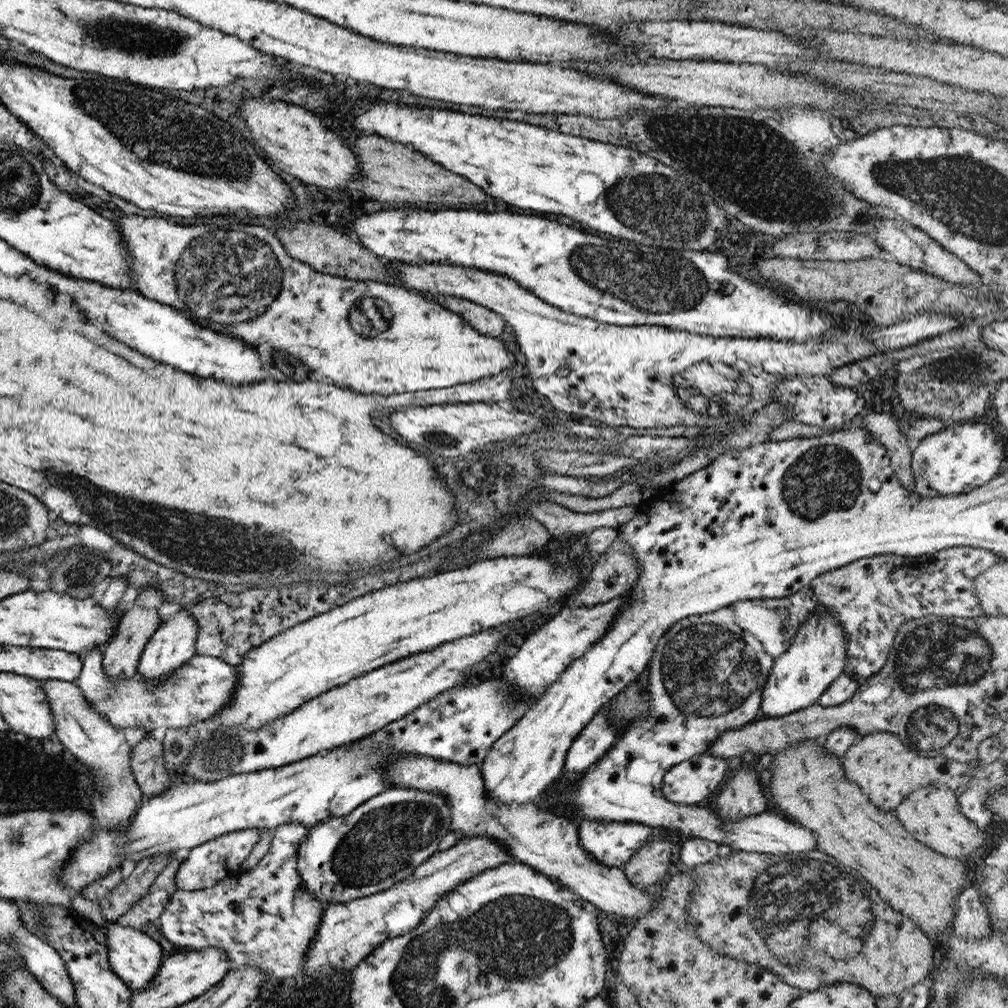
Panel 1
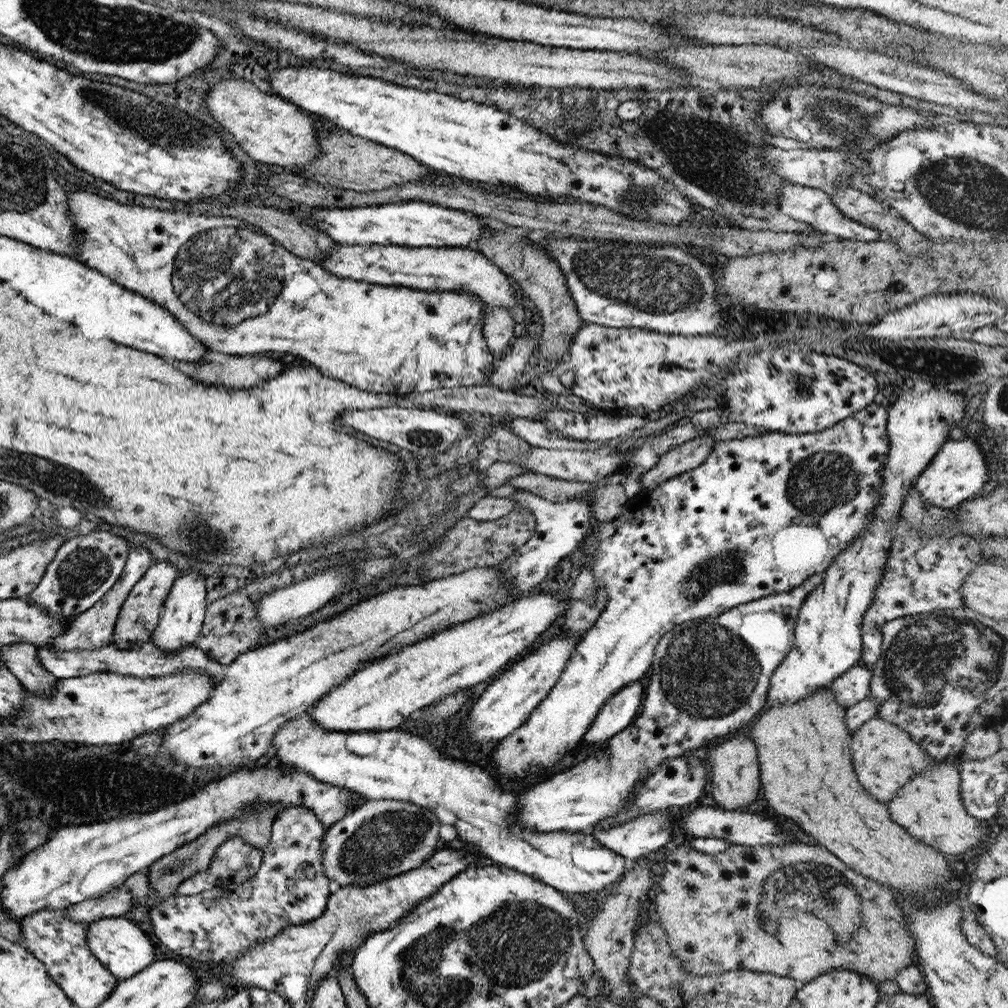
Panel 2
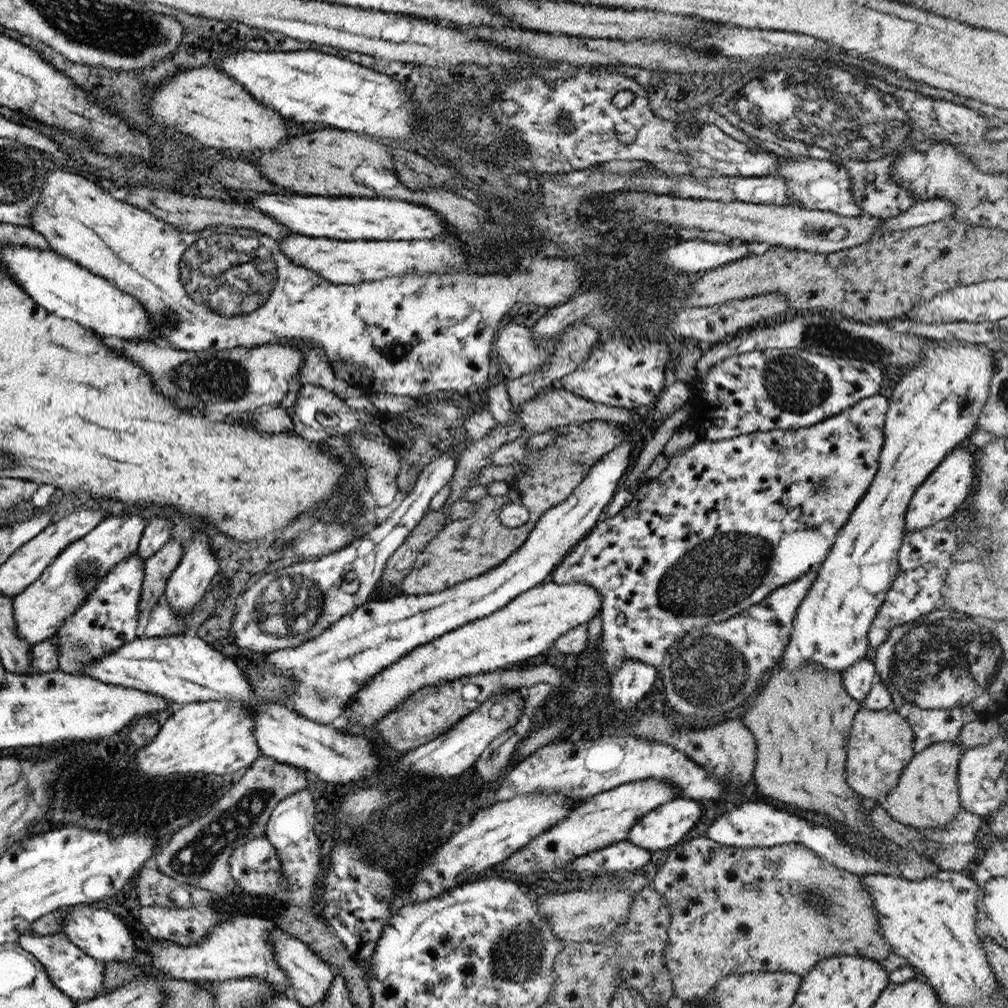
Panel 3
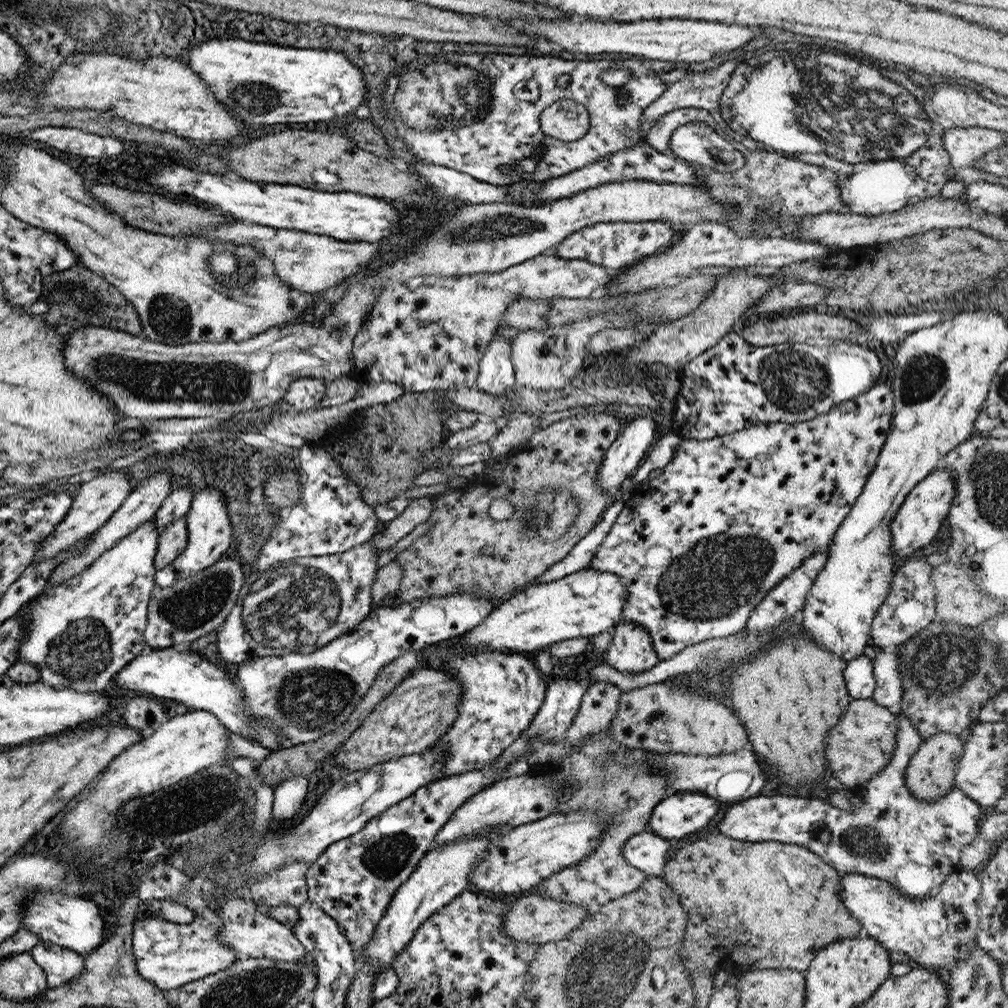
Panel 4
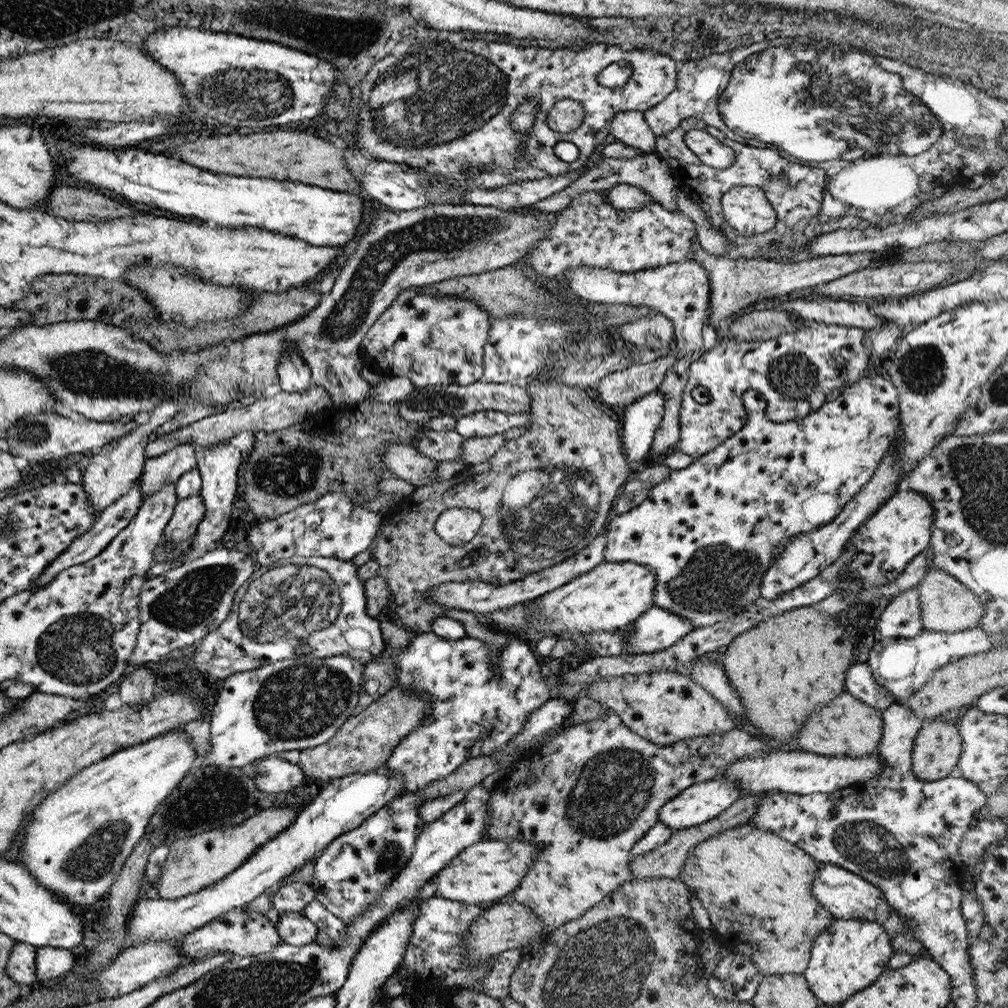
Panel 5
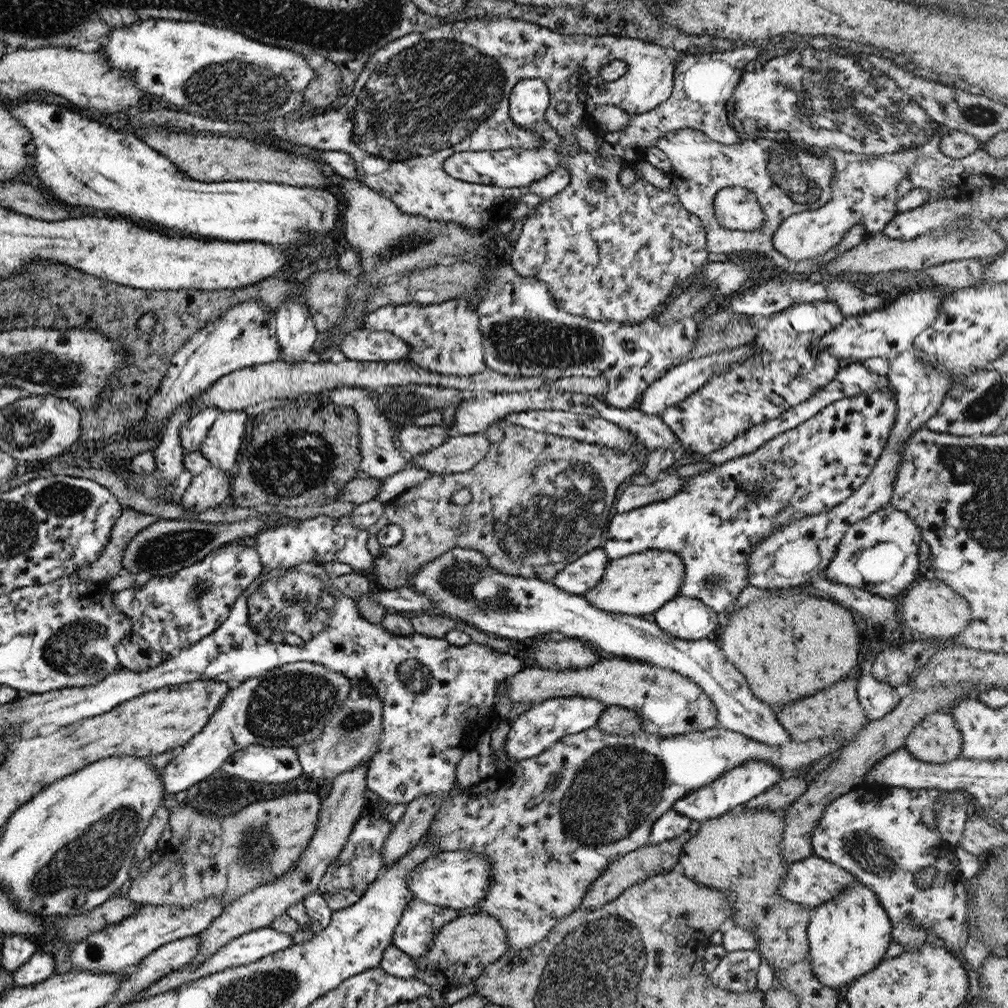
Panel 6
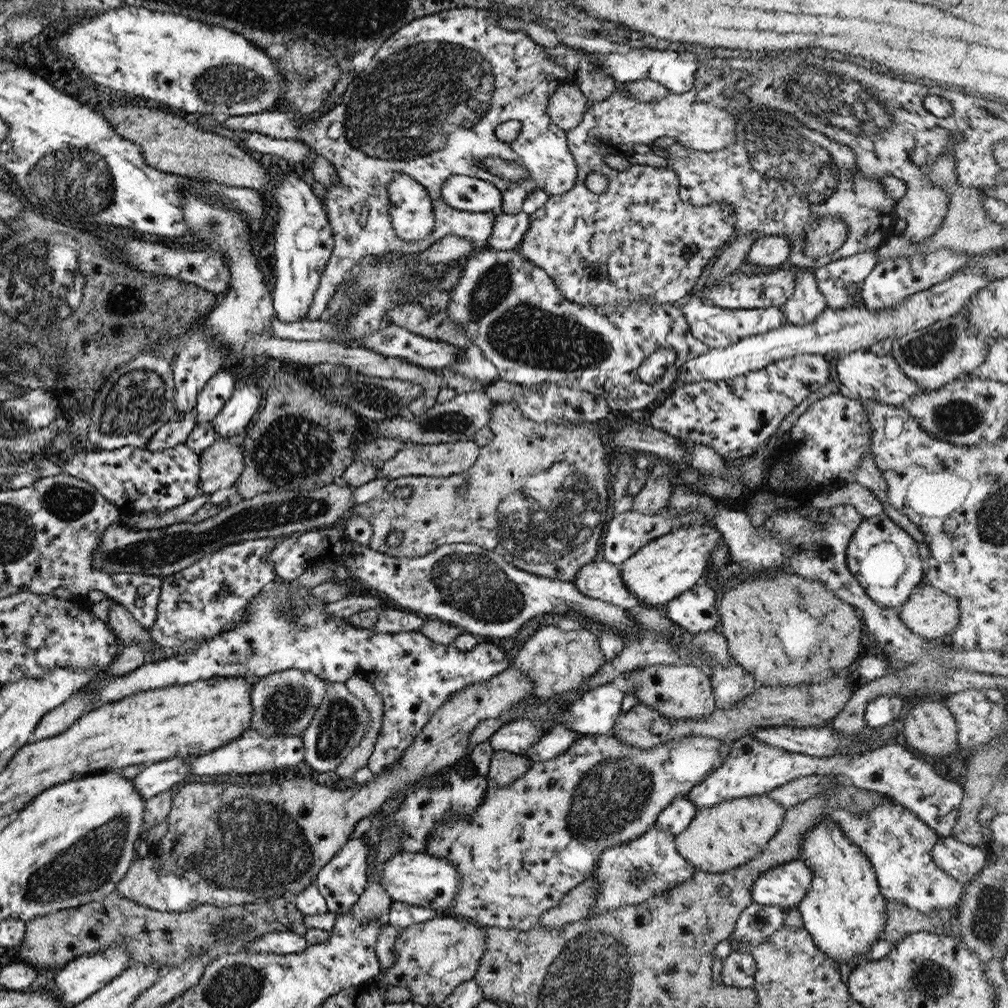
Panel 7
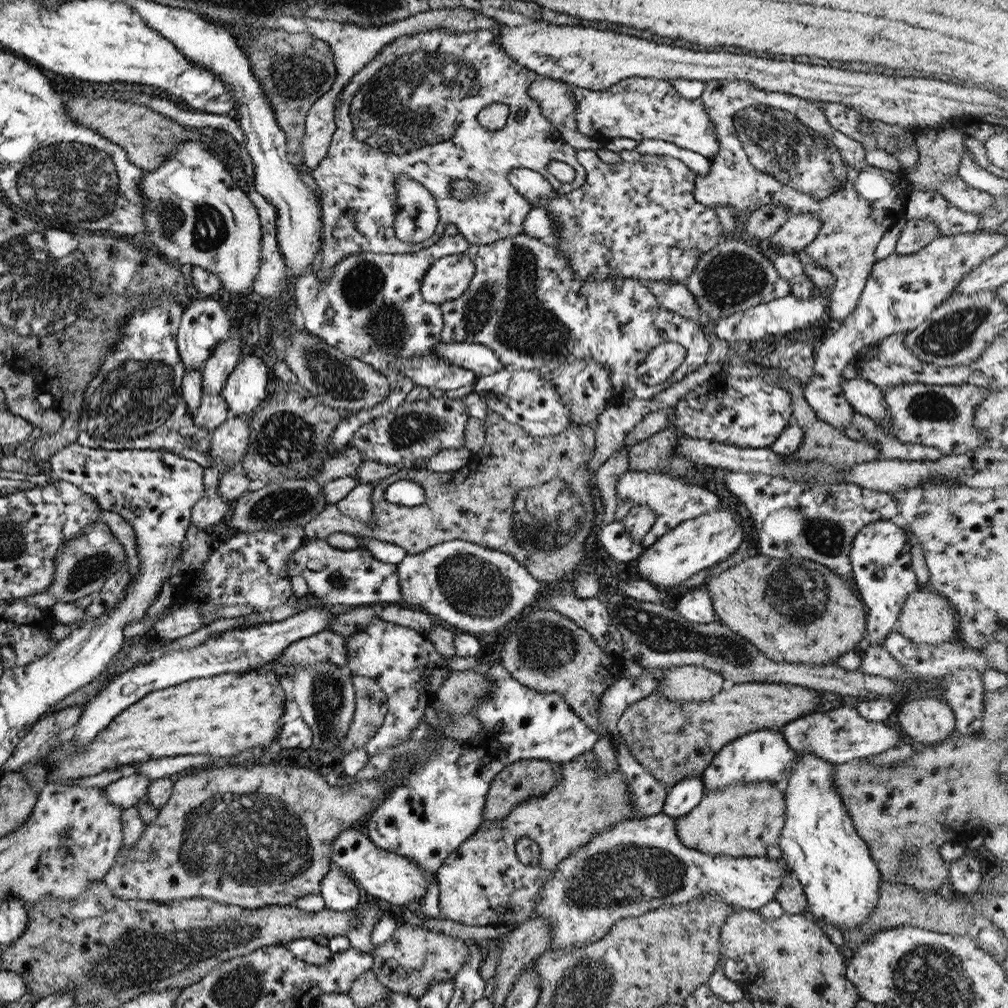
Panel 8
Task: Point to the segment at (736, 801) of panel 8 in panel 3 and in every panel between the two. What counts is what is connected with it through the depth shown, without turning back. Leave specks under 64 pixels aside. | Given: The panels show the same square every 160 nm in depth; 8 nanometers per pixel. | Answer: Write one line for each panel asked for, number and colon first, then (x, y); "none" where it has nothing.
3: (732, 910)
4: (750, 906)
5: (755, 887)
6: (738, 853)
7: (725, 835)

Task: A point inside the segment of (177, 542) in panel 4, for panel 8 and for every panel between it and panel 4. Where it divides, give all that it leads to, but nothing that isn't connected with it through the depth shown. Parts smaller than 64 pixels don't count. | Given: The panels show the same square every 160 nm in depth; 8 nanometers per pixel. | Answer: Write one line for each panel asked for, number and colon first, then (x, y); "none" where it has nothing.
5: (187, 513)
6: (209, 489)
7: (220, 463)
8: (228, 443)

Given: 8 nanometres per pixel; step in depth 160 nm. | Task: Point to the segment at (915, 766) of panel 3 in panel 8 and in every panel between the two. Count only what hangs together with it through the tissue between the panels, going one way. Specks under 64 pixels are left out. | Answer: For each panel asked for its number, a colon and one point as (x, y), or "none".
4: (929, 773)
5: (936, 748)
6: (935, 739)
7: (928, 727)
8: (928, 720)

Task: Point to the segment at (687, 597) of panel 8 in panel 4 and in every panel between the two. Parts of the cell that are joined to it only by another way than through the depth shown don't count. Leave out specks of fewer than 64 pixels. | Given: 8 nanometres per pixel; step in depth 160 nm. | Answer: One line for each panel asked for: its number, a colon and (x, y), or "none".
4: (630, 650)
5: (656, 629)
6: (684, 617)
7: (694, 610)

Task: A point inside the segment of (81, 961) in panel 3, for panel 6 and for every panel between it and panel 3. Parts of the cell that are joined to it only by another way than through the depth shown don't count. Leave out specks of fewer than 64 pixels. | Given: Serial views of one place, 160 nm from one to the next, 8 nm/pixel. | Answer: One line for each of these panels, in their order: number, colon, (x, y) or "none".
4: (59, 965)
5: (51, 964)
6: (40, 966)

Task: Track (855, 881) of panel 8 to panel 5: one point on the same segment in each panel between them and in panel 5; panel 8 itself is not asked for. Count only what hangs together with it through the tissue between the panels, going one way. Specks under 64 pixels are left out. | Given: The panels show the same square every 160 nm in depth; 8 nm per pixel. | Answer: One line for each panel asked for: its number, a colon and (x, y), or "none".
5: (848, 956)
6: (847, 937)
7: (843, 910)

